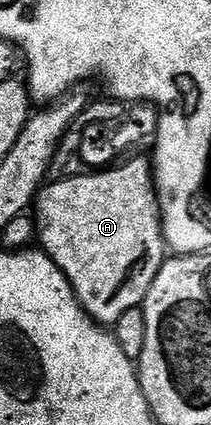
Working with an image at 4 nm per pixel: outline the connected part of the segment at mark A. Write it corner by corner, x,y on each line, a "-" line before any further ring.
144,157
119,165
45,184
34,202
39,248
66,275
80,306
101,327
114,327
126,311
143,306
166,260
153,166

